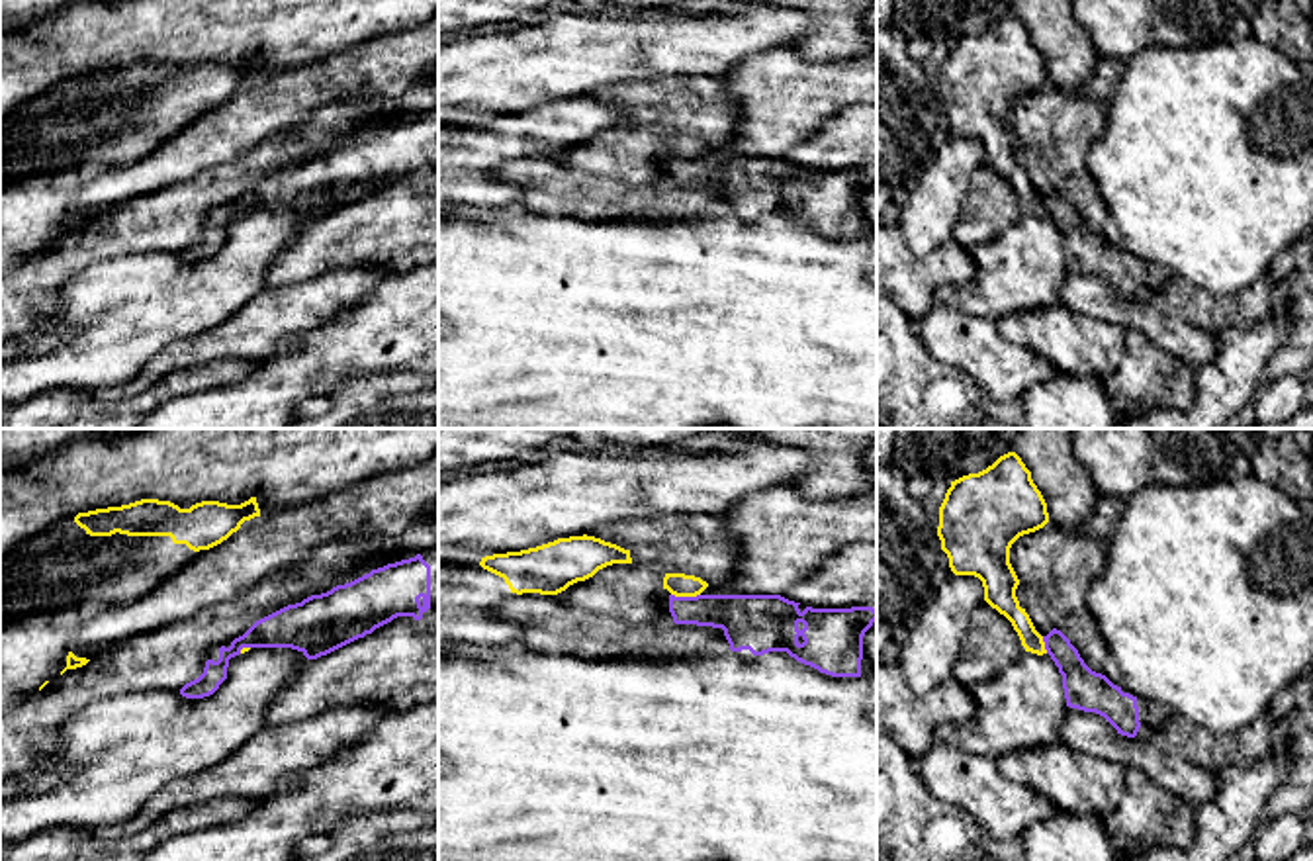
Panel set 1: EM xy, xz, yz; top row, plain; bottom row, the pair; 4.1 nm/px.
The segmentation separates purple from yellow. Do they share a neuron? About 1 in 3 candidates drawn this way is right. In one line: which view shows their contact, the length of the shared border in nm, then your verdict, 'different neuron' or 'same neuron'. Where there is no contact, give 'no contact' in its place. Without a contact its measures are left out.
meets purple in xz; contact 120 nm long; different neuron

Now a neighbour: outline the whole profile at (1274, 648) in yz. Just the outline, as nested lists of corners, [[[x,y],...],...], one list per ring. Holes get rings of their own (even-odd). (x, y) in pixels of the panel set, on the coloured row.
[[[1254,474],[1201,485],[1147,485],[1125,501],[1125,513],[1106,544],[1106,566],[1088,589],[1086,607],[1119,667],[1123,693],[1168,706],[1217,736],[1239,732],[1266,714],[1274,695],[1290,689],[1313,665],[1313,515],[1286,485],[1262,481]]]

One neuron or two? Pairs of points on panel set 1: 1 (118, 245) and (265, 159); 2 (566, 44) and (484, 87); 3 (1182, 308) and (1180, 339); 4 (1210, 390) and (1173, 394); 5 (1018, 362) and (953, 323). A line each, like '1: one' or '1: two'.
1: one
2: one
3: two
4: two
5: one

